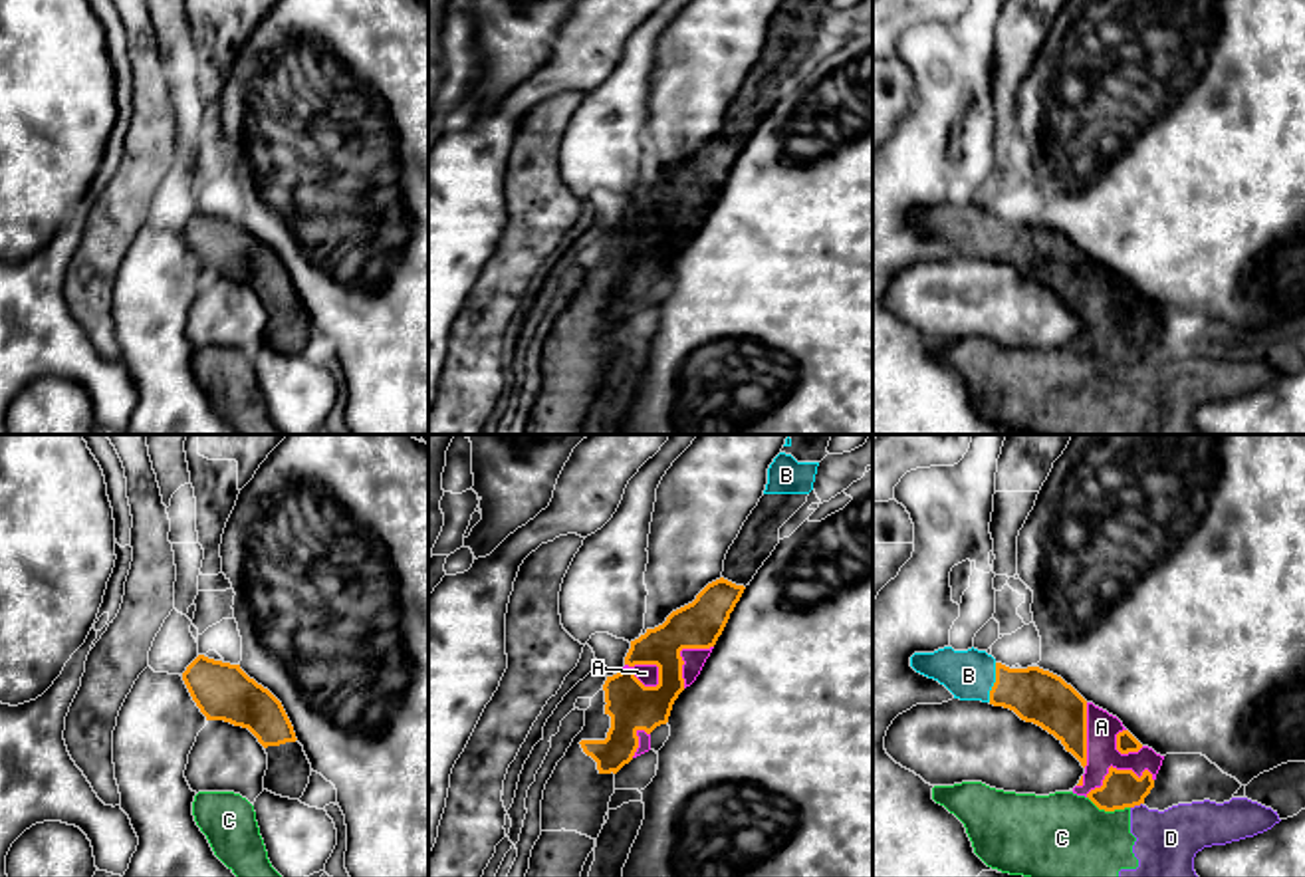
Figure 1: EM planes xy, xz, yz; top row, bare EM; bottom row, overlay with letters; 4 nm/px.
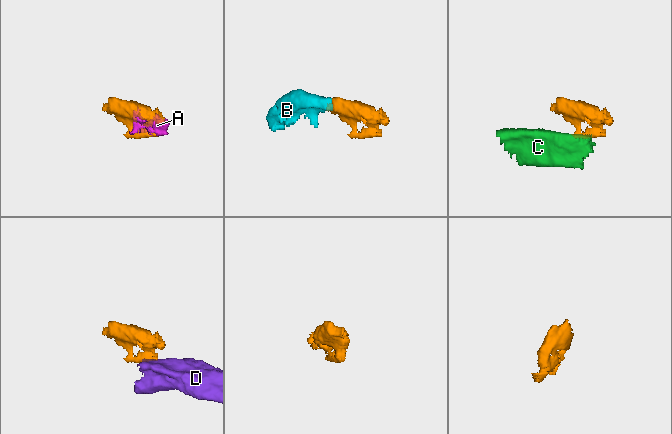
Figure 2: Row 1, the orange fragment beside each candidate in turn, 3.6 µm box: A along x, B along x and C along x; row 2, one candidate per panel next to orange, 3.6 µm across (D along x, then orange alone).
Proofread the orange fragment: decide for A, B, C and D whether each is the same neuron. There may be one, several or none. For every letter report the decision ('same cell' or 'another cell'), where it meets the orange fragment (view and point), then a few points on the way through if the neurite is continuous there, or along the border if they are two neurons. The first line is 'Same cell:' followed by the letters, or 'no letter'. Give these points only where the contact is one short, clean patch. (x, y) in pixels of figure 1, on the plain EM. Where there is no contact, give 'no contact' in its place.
Same cell: A, B
A: same cell | xz (639, 237)
B: same cell | yz (994, 239)
C: another cell | yz (1109, 366) | along yz (1087, 352), (1105, 366), (1129, 364)
D: another cell | yz (1135, 360) | along yz (1141, 358), (1131, 364)

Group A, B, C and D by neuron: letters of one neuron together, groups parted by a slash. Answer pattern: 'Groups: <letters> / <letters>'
Groups: A B / C D

